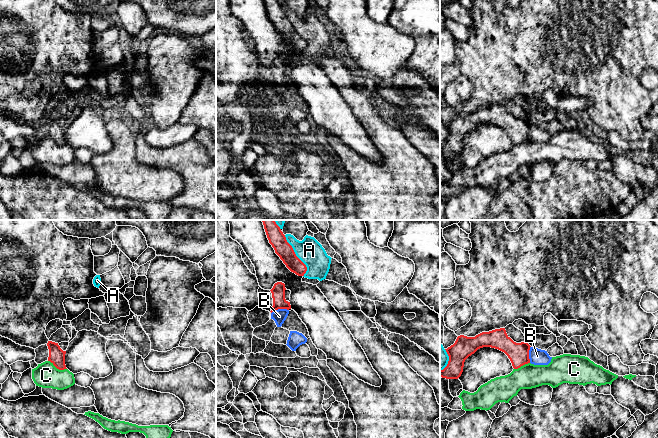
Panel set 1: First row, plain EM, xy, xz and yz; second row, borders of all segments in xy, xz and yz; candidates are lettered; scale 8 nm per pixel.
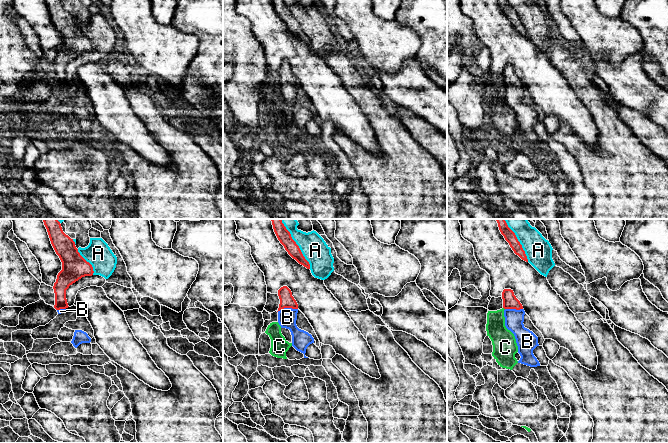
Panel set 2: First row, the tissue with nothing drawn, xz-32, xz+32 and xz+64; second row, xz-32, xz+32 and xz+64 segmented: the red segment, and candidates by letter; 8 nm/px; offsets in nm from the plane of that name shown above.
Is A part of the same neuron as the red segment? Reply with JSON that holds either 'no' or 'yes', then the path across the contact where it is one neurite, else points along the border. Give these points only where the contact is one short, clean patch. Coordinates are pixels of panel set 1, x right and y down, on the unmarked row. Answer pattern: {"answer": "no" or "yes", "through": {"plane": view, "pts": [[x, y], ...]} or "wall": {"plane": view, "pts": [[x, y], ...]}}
{"answer": "no"}

